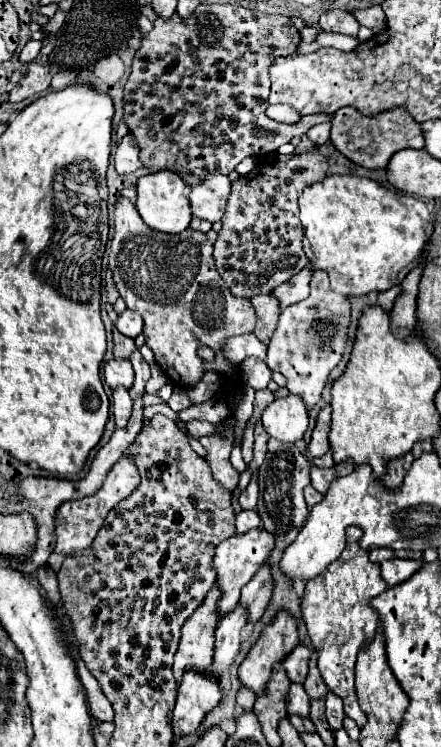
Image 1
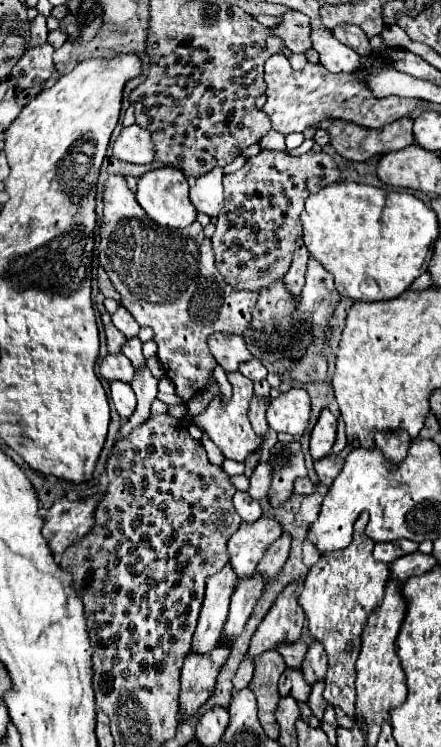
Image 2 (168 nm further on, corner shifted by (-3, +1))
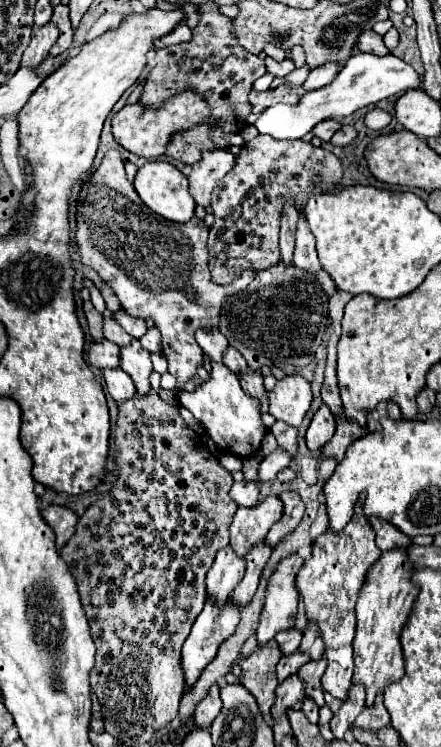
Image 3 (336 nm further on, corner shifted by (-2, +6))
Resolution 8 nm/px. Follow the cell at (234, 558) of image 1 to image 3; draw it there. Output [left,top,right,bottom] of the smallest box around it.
[230,496,284,556]

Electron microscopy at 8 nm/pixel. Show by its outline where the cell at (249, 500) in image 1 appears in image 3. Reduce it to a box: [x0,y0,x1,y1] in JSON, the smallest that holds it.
[258,446,292,484]

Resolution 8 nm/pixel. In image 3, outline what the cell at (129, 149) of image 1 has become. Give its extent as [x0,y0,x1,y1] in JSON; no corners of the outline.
[112,92,244,158]

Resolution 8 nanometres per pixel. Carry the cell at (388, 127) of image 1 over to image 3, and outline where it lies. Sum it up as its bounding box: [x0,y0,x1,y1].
[332,126,356,146]

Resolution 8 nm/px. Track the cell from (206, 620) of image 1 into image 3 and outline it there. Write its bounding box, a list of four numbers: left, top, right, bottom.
[206,546,246,604]

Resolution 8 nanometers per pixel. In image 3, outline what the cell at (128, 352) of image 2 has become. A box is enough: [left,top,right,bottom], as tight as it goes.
[102,310,132,346]

